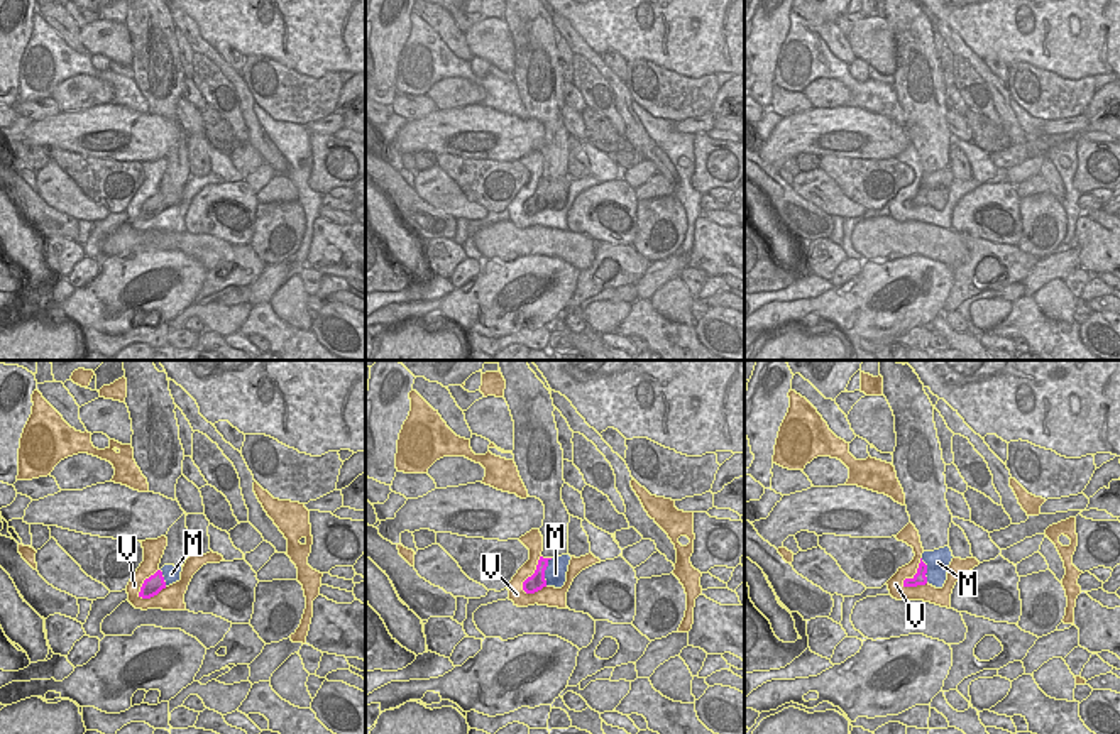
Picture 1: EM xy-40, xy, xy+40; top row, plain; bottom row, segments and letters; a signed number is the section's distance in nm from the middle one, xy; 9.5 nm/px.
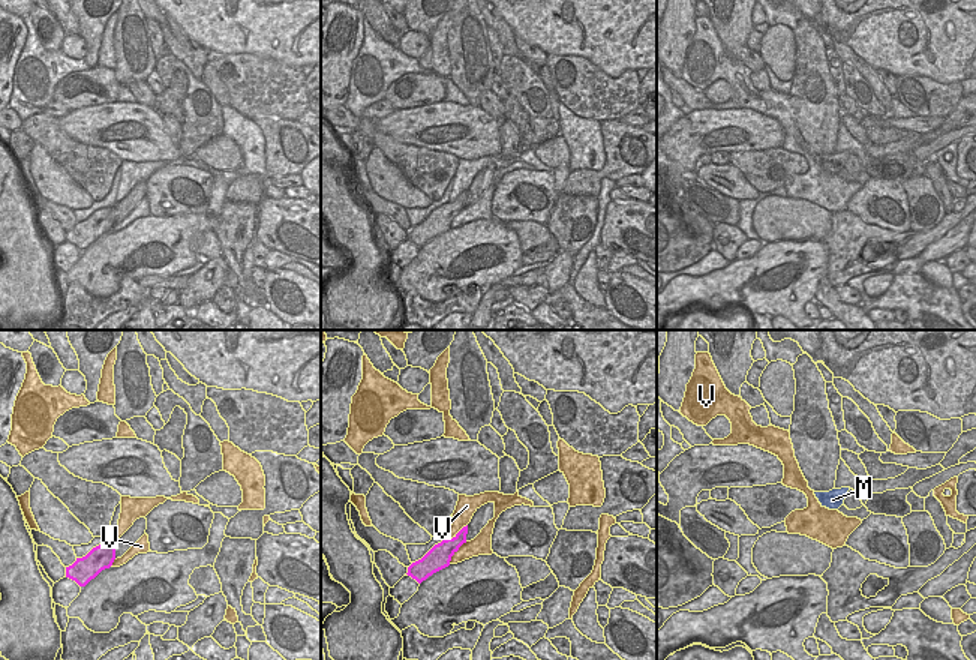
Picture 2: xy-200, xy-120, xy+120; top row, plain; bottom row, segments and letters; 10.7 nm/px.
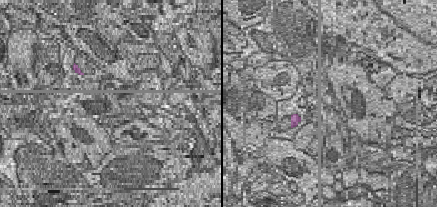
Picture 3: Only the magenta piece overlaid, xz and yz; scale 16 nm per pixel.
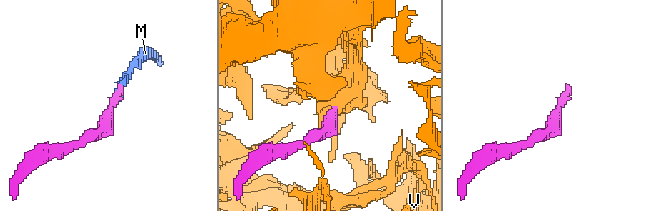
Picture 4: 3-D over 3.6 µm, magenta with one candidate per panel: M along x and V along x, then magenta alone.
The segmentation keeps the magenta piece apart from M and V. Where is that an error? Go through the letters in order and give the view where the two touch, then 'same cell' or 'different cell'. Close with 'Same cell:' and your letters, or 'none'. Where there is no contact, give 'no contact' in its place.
M: contact in xy; same cell
V: contact in xy; different cell
Same cell: M

